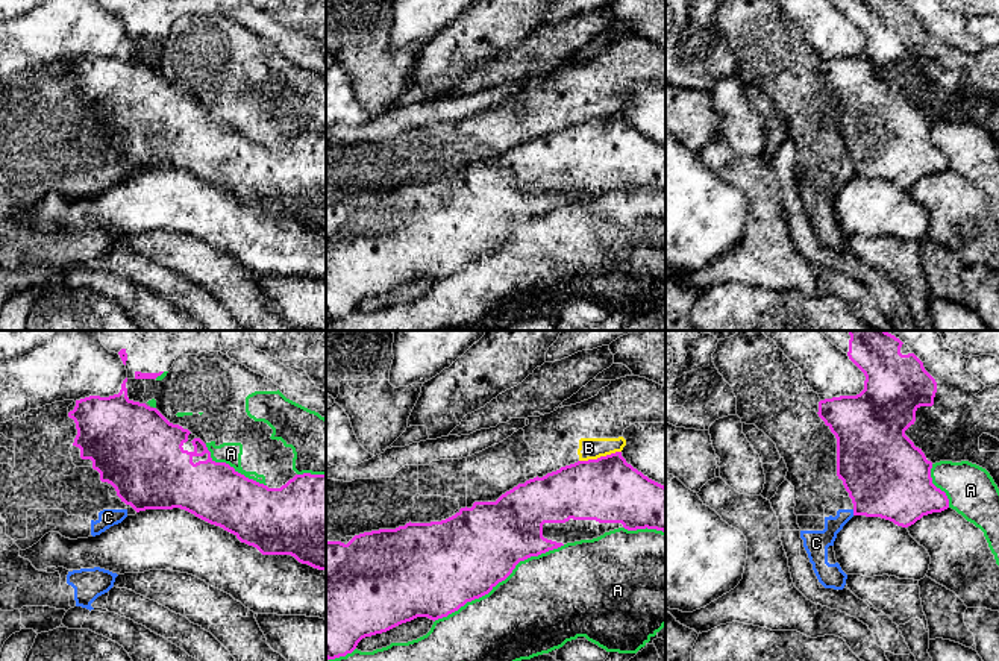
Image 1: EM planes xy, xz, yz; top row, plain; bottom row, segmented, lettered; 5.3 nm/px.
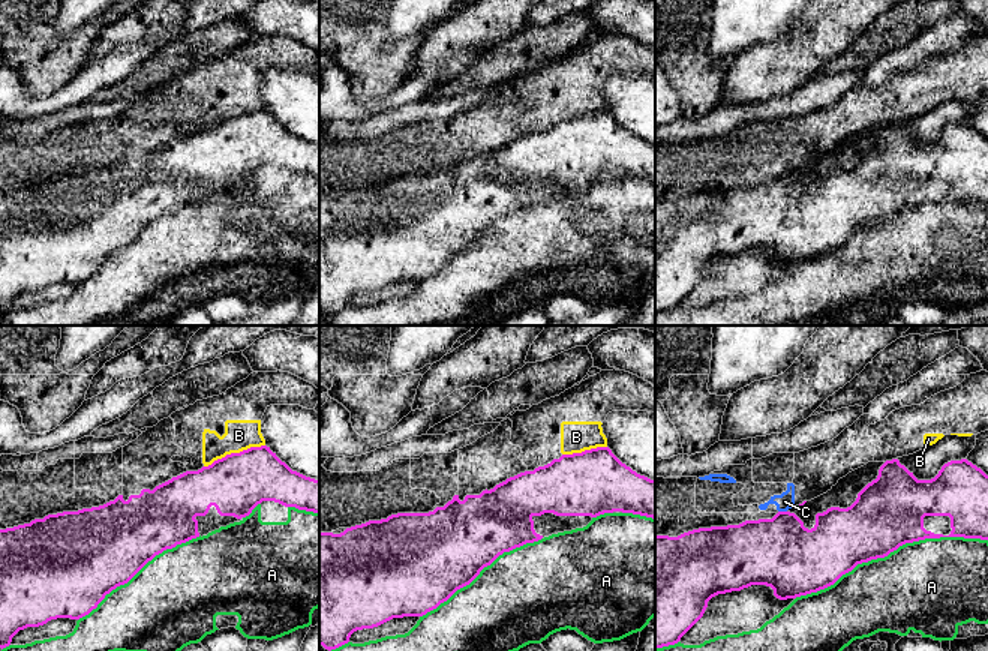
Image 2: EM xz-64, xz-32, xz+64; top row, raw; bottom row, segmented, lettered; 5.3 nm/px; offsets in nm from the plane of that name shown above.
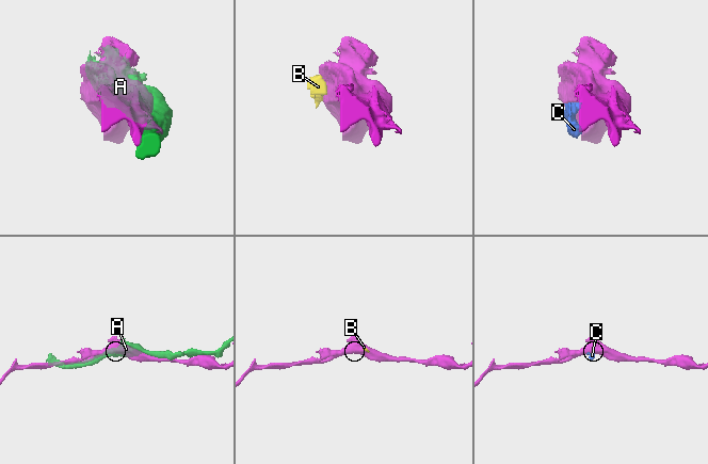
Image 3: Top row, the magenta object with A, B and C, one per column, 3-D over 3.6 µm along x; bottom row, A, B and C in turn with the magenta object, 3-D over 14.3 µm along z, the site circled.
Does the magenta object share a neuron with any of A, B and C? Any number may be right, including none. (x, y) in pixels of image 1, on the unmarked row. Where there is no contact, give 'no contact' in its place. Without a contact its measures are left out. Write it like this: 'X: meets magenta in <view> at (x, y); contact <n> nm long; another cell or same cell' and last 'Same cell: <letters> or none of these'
A: meets magenta in xz at (499, 241); contact 800 nm long; another cell
B: meets magenta in xz at (601, 117); contact 240 nm long; another cell
C: meets magenta in yz at (854, 173); contact 30 nm long; another cell
Same cell: none of these

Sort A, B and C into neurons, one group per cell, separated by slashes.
A / B C

